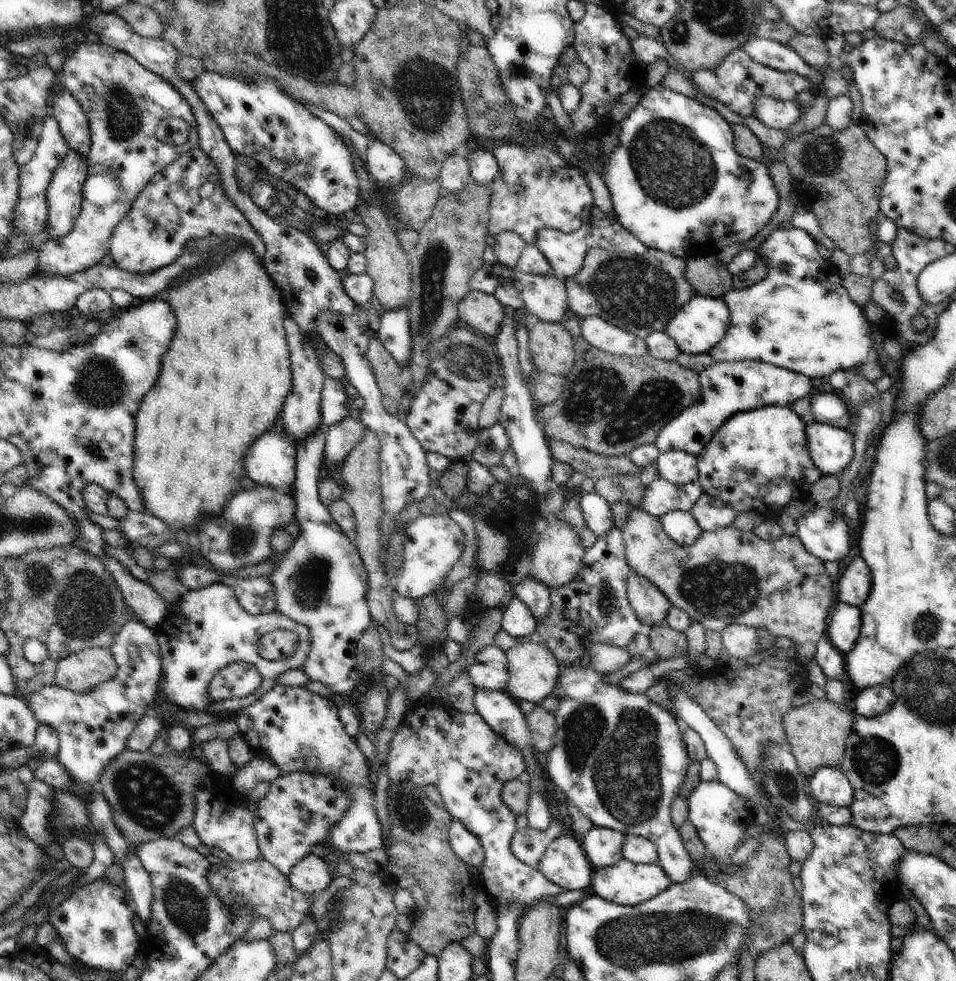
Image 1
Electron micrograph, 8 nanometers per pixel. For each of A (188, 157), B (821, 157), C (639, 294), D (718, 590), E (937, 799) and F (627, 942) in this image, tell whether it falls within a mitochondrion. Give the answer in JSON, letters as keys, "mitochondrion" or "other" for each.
{"A":"other","B":"mitochondrion","C":"mitochondrion","D":"mitochondrion","E":"other","F":"mitochondrion"}

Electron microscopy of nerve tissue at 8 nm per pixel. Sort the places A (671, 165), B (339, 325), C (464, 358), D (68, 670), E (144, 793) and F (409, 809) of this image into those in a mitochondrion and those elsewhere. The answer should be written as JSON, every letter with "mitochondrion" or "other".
{"A":"mitochondrion","B":"other","C":"mitochondrion","D":"other","E":"mitochondrion","F":"mitochondrion"}

